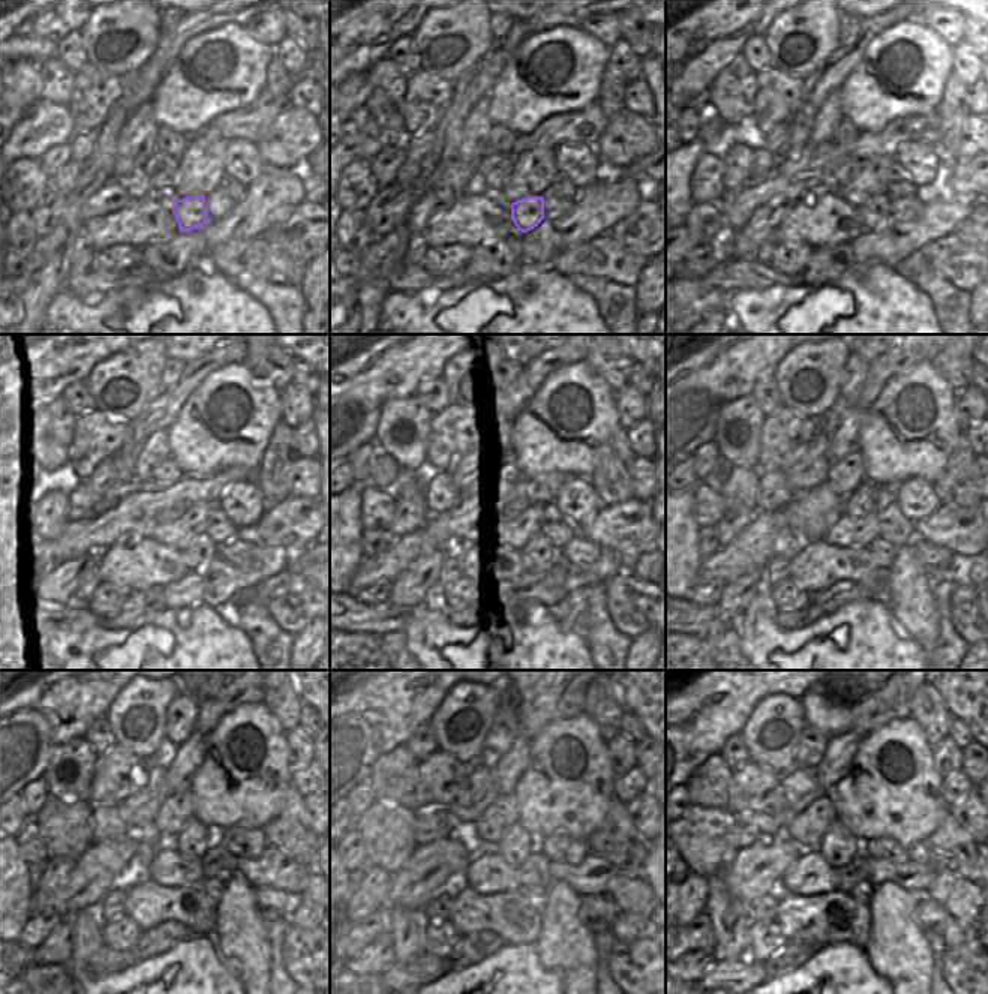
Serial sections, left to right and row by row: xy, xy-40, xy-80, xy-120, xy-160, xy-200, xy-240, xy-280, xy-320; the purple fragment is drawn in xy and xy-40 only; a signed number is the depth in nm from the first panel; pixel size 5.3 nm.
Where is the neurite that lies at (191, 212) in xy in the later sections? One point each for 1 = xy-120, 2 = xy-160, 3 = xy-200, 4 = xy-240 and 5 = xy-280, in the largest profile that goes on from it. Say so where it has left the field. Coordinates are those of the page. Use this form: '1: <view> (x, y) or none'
1: xy-120 (201, 549)
2: xy-160 (538, 547)
3: xy-200 (883, 552)
4: xy-240 (212, 886)
5: xy-280 (531, 888)

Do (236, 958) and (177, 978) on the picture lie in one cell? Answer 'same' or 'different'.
different

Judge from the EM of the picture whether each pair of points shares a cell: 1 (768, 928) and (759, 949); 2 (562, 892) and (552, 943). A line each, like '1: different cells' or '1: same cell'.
1: same cell
2: same cell

